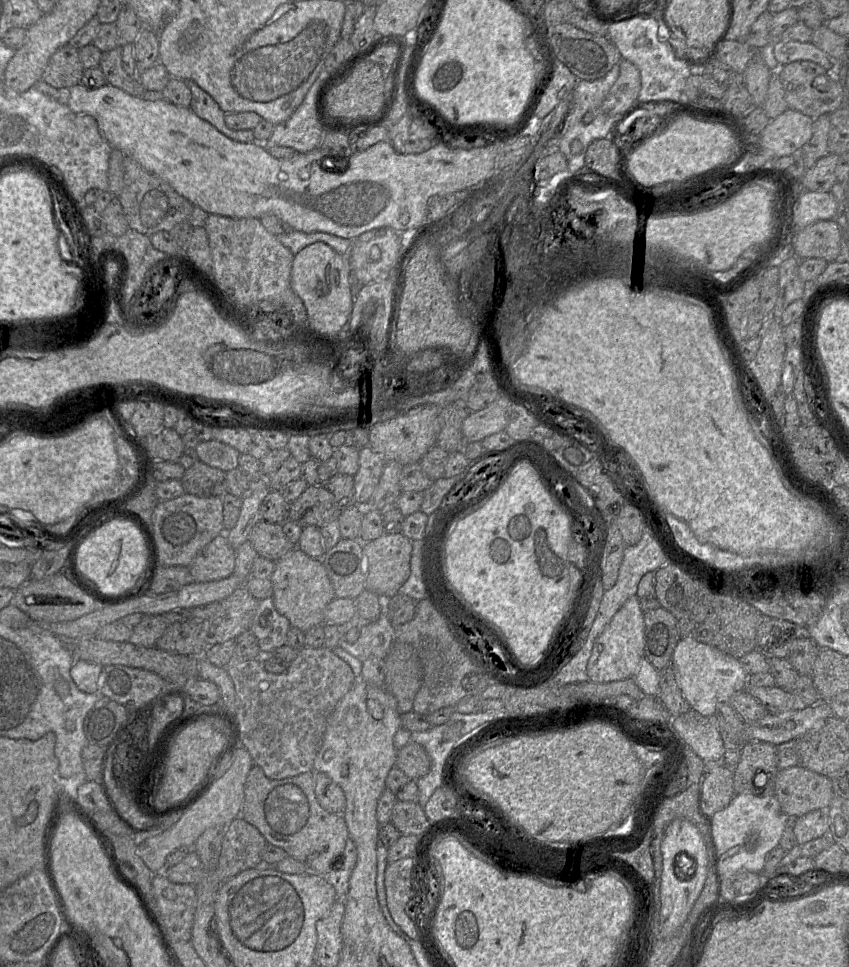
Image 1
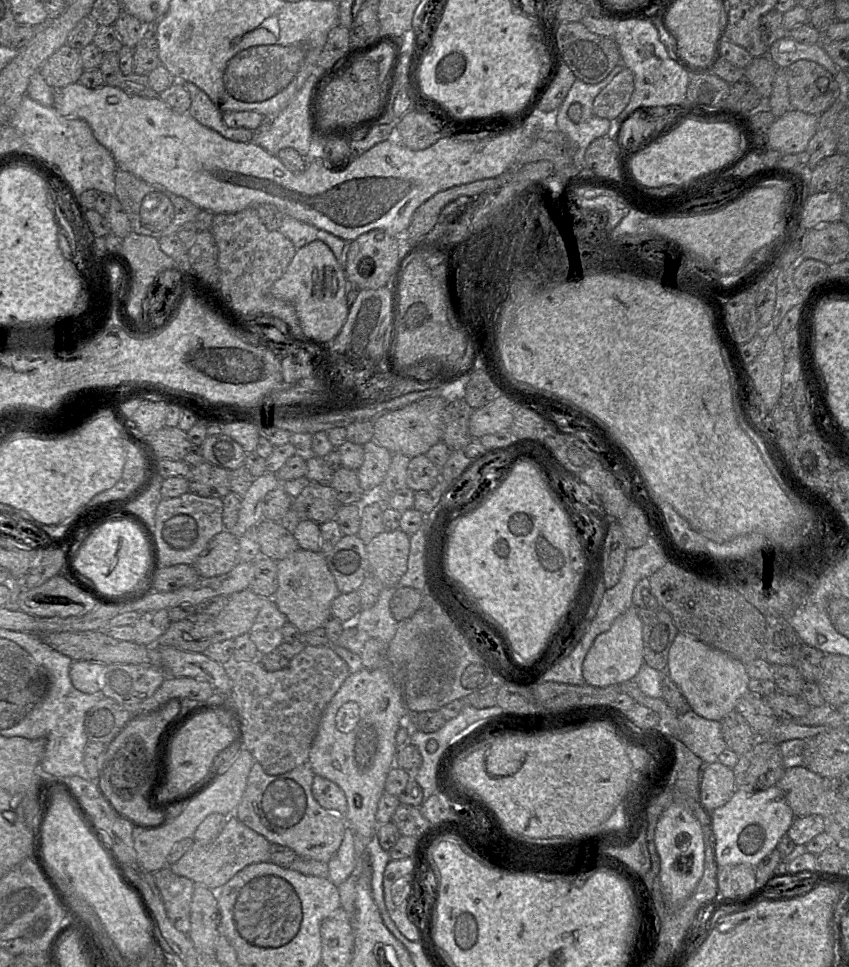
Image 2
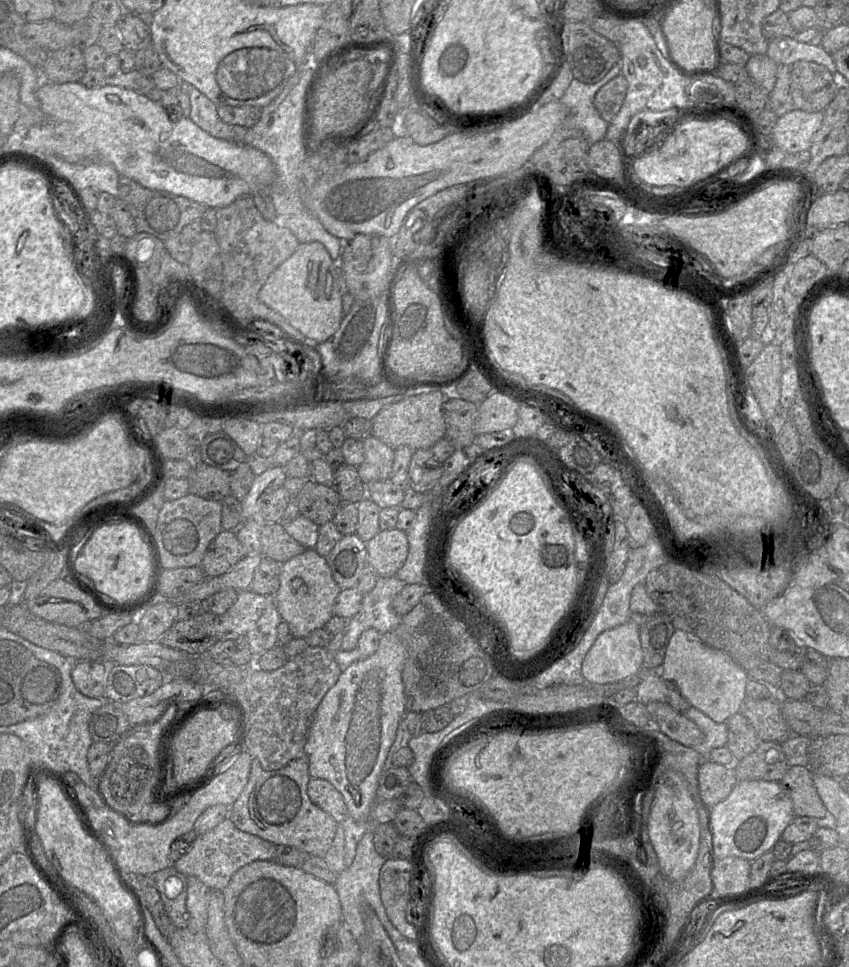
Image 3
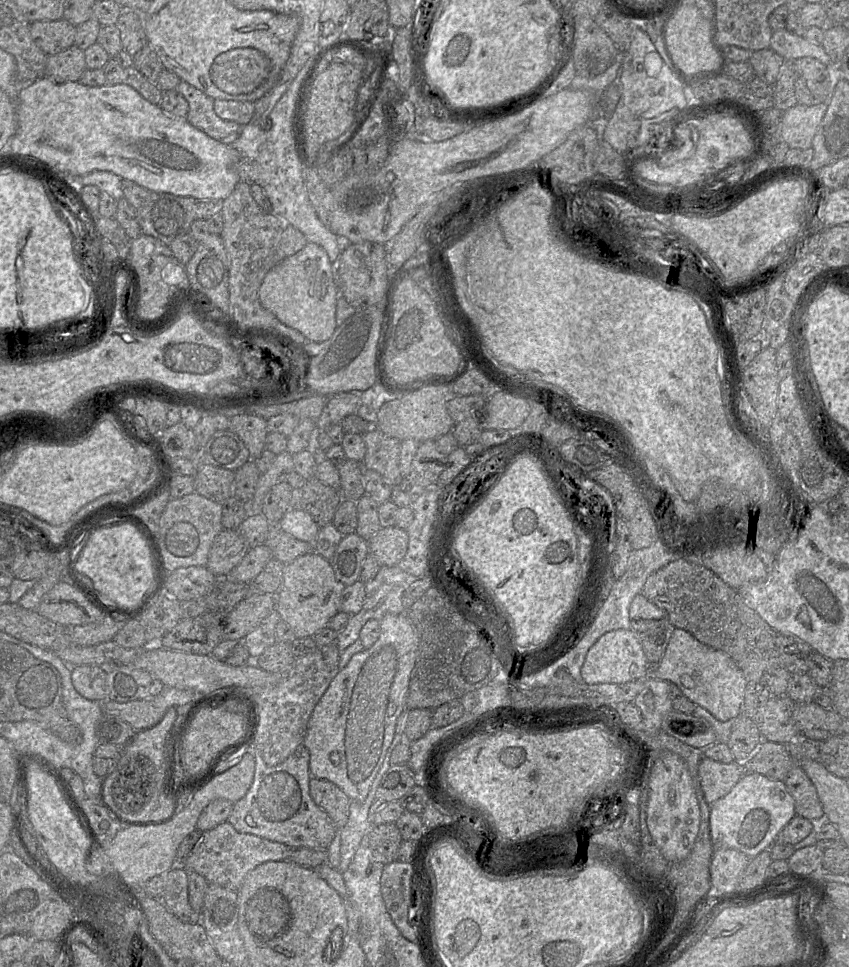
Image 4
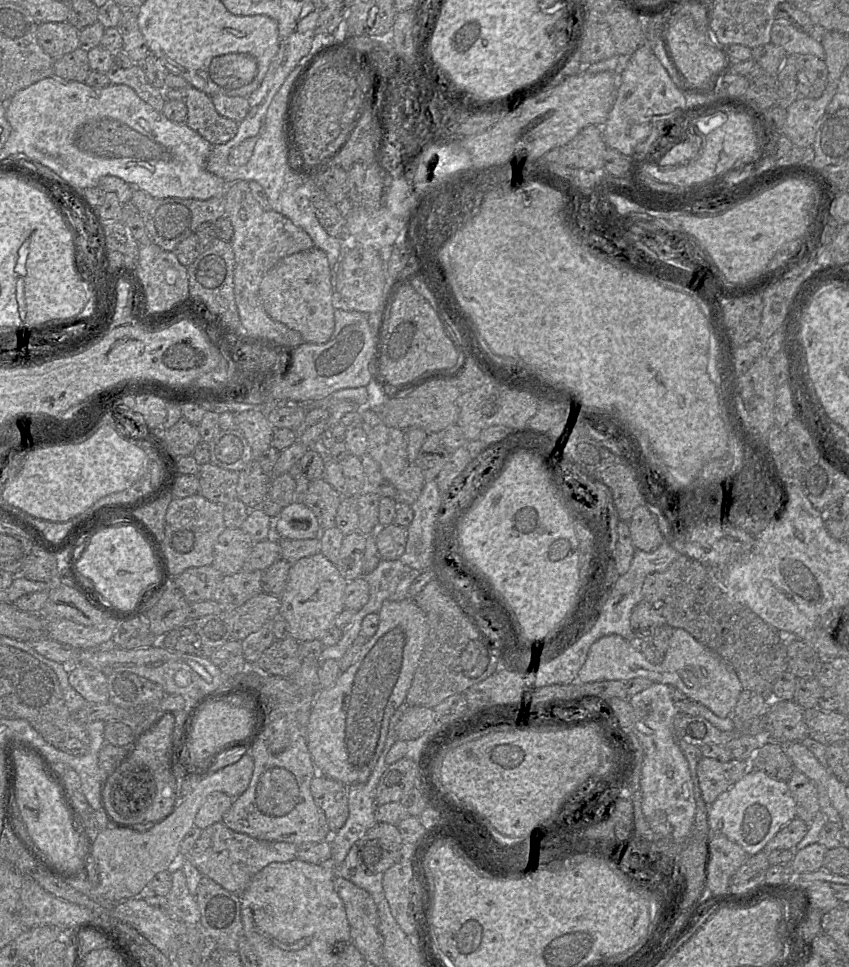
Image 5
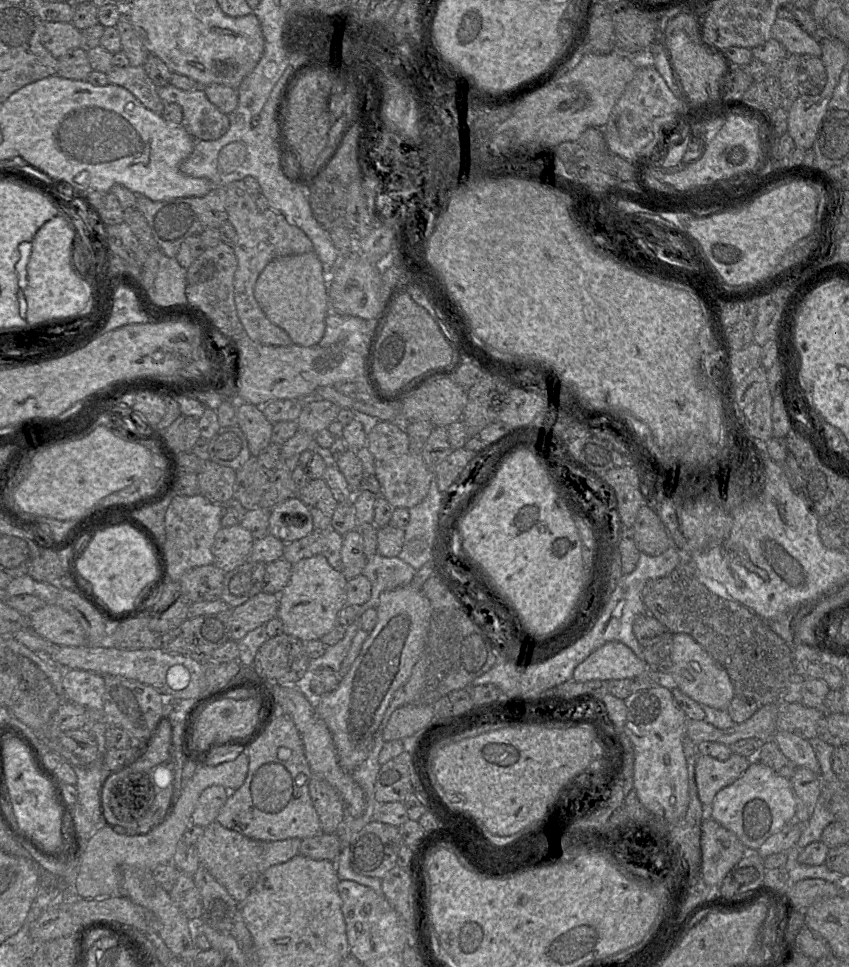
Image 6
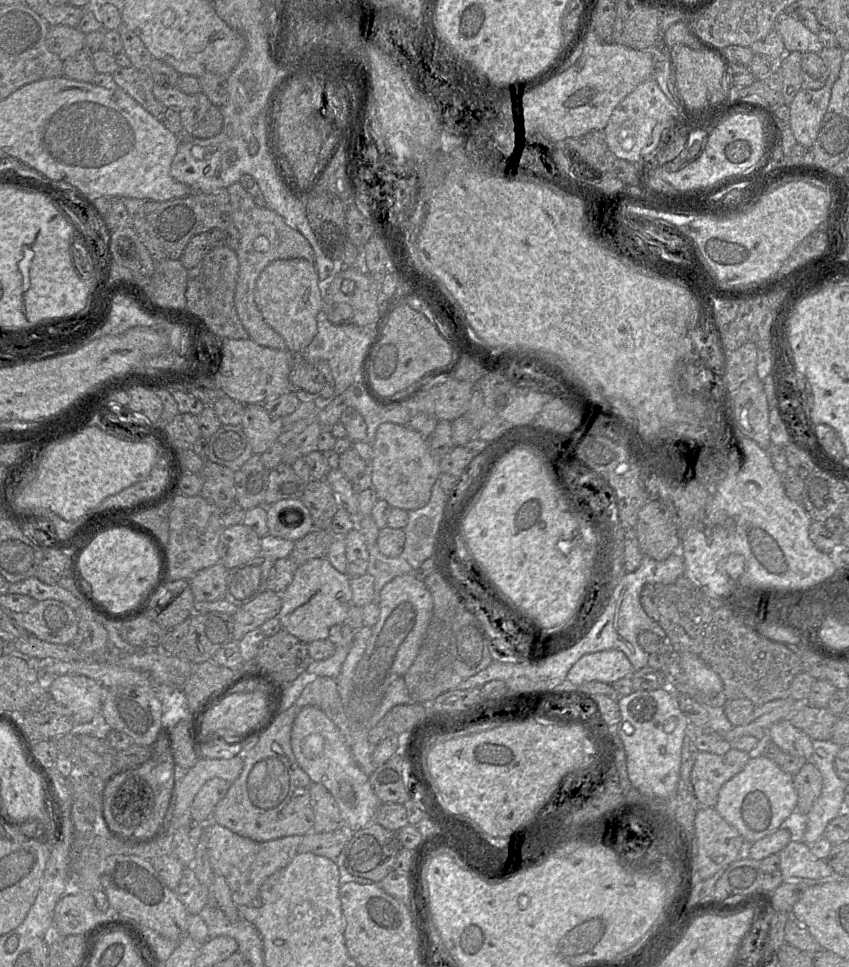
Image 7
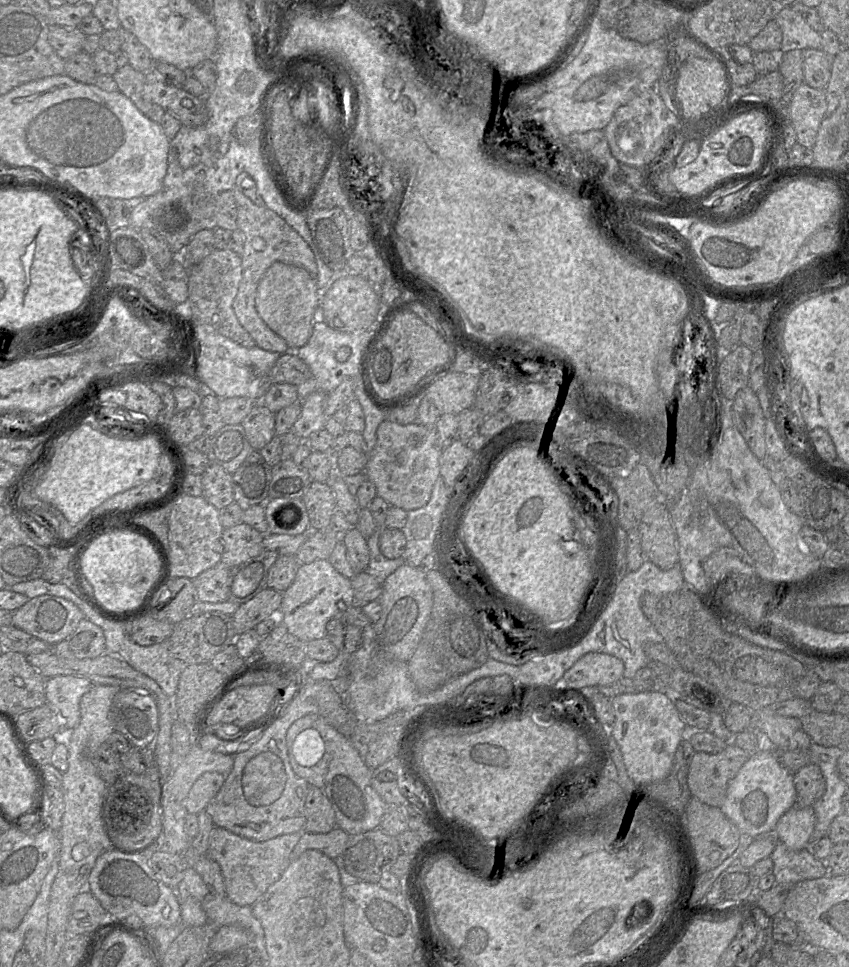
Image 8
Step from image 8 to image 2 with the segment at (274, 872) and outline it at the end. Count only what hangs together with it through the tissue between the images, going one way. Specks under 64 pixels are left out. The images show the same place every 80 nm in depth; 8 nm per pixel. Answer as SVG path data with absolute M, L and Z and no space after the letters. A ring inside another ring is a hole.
M230 815L223 830L214 841L208 844L195 841L192 848L172 864L170 869L174 874L186 877L194 884L218 891L246 866L270 862L270 845L271 843L265 837L246 826L235 815Z

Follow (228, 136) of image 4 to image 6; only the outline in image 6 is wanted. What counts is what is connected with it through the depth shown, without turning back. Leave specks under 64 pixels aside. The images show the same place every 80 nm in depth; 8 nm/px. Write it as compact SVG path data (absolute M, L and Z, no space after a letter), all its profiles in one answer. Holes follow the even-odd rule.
M169 84L158 87L158 95L164 103L181 106L182 126L194 140L216 140L229 129L228 114L221 112L209 101L202 87L186 91Z

